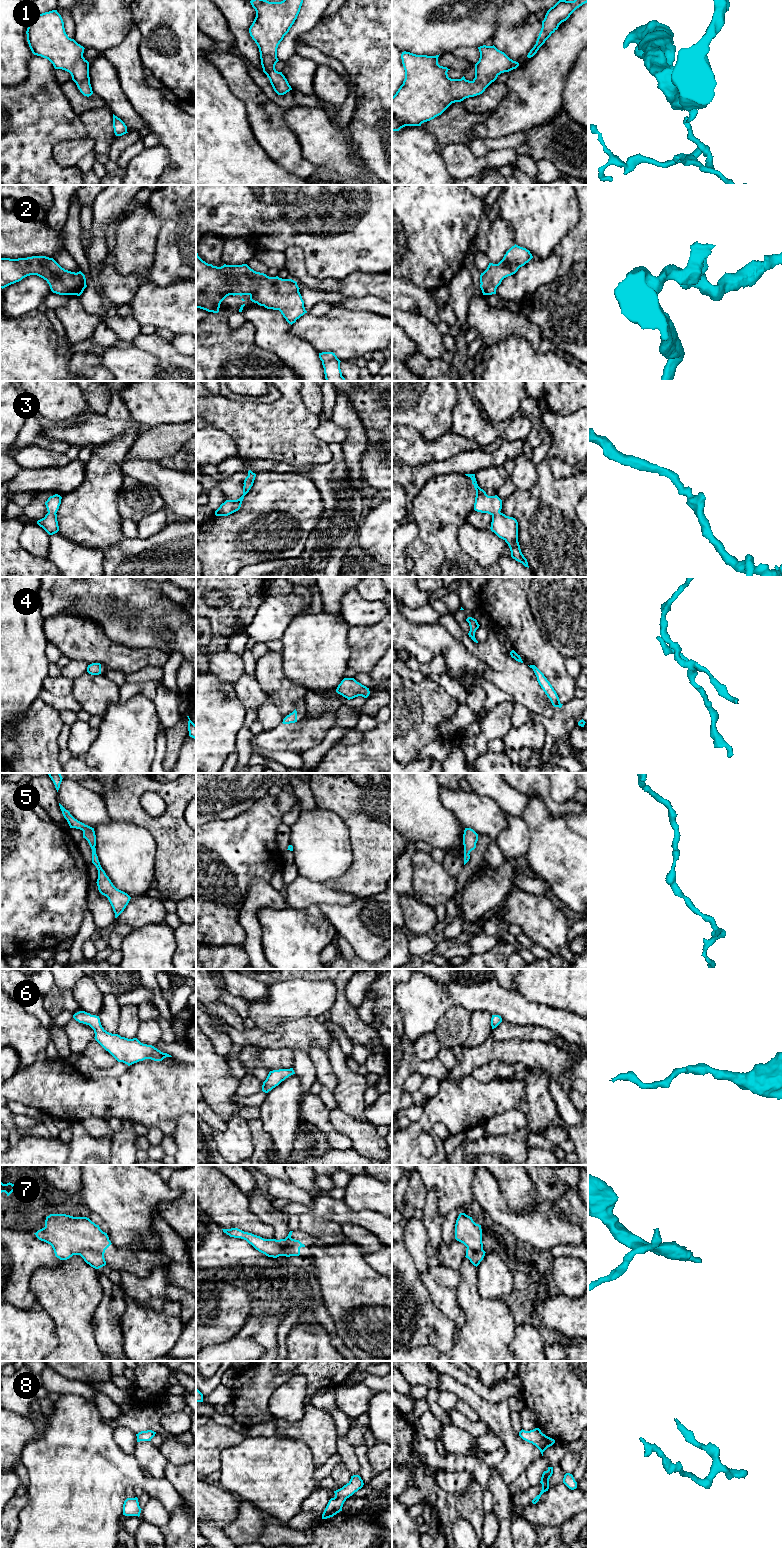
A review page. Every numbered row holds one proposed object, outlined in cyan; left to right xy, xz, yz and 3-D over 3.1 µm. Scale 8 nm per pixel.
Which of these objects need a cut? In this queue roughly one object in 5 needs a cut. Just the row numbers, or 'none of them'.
7

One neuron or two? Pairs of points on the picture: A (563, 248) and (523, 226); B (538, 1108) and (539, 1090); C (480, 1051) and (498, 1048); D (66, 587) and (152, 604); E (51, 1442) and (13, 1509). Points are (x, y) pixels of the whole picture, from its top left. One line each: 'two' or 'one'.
A: two
B: one
C: one
D: one
E: two

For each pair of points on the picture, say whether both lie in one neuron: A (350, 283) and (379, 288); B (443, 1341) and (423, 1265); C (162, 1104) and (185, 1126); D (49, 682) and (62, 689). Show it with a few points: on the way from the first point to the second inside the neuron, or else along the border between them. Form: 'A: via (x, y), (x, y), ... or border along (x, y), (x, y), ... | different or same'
A: via (357, 284), (372, 284) | same
B: border along (408, 1250), (415, 1267), (419, 1271) | different
C: border along (185, 1113), (179, 1116), (175, 1132), (172, 1136) | different
D: via (52, 684), (59, 686) | same

